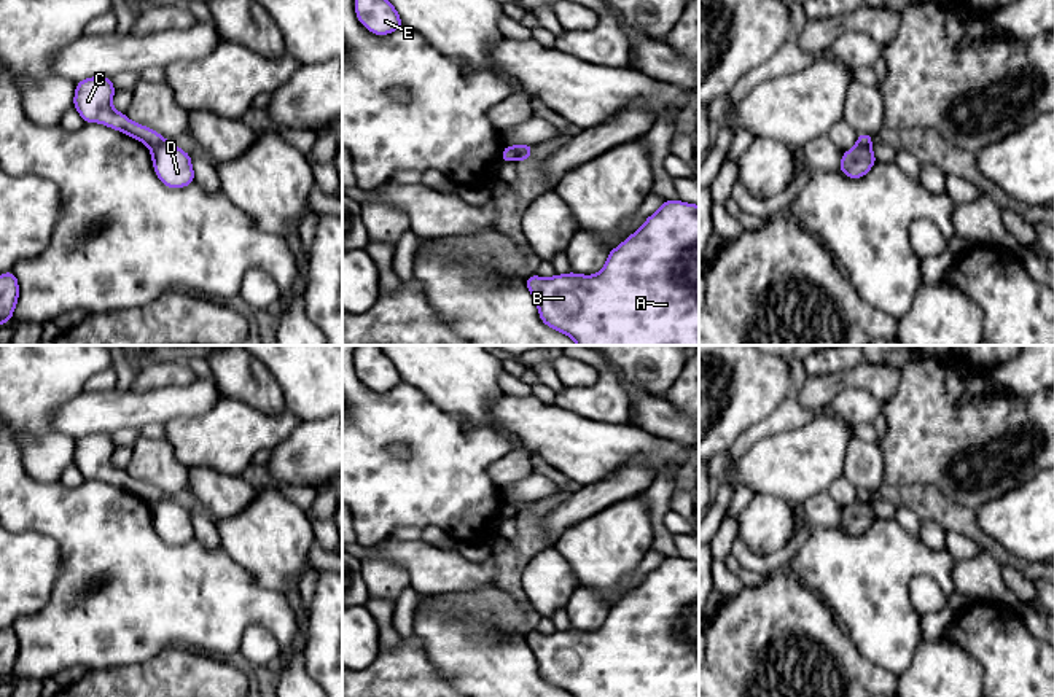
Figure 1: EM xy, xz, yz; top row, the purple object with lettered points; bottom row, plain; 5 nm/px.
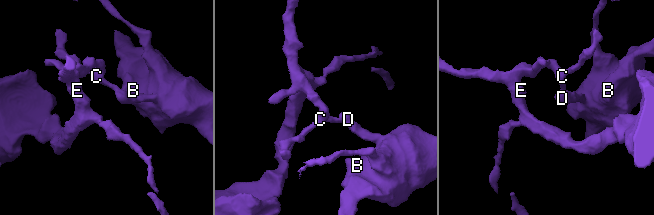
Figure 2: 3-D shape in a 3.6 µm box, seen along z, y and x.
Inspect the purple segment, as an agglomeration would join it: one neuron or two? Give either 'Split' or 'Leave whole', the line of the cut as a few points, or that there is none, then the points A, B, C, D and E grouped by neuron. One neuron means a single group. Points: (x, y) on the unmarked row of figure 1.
Split. Split along xz (510, 503), (516, 516). Groups: A B D / C E

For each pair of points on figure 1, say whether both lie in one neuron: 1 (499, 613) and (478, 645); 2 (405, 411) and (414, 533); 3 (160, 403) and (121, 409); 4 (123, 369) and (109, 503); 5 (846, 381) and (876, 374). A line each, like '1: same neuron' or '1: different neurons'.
1: different neurons
2: different neurons
3: same neuron
4: different neurons
5: same neuron

